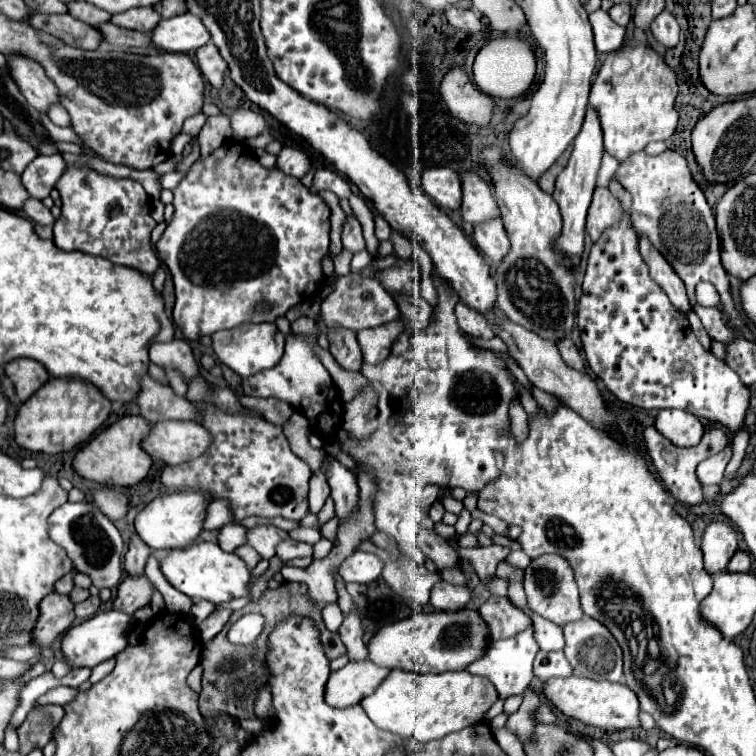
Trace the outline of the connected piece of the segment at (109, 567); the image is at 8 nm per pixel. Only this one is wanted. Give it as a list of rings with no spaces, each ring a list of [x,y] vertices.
[[[65,502],[49,516],[49,532],[57,544],[61,544],[73,566],[91,576],[93,586],[97,588],[115,588],[121,582],[121,554],[123,554],[123,538],[115,524],[93,504],[89,502]]]

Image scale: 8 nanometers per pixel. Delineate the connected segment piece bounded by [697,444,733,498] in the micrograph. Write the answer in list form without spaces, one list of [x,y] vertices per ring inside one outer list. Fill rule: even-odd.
[[[727,444],[719,454],[703,460],[697,466],[697,476],[705,484],[705,496],[707,498],[711,498],[715,494],[717,484],[723,480],[723,472],[725,472],[725,466],[729,464],[731,456],[733,456],[733,450],[731,450],[731,444]]]

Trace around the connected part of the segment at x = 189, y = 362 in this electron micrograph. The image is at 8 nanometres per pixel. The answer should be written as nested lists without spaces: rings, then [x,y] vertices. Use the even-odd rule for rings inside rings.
[[[185,340],[171,342],[153,342],[149,346],[149,358],[153,364],[161,368],[177,370],[185,382],[189,384],[195,376],[199,376],[199,366],[193,358],[193,352]]]

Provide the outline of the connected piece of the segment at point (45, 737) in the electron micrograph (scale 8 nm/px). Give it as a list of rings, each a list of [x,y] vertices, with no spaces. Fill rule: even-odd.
[[[49,704],[49,706],[35,706],[27,720],[21,724],[21,754],[31,752],[33,748],[43,748],[51,738],[53,738],[53,730],[57,728],[57,724],[63,718],[63,708]]]

